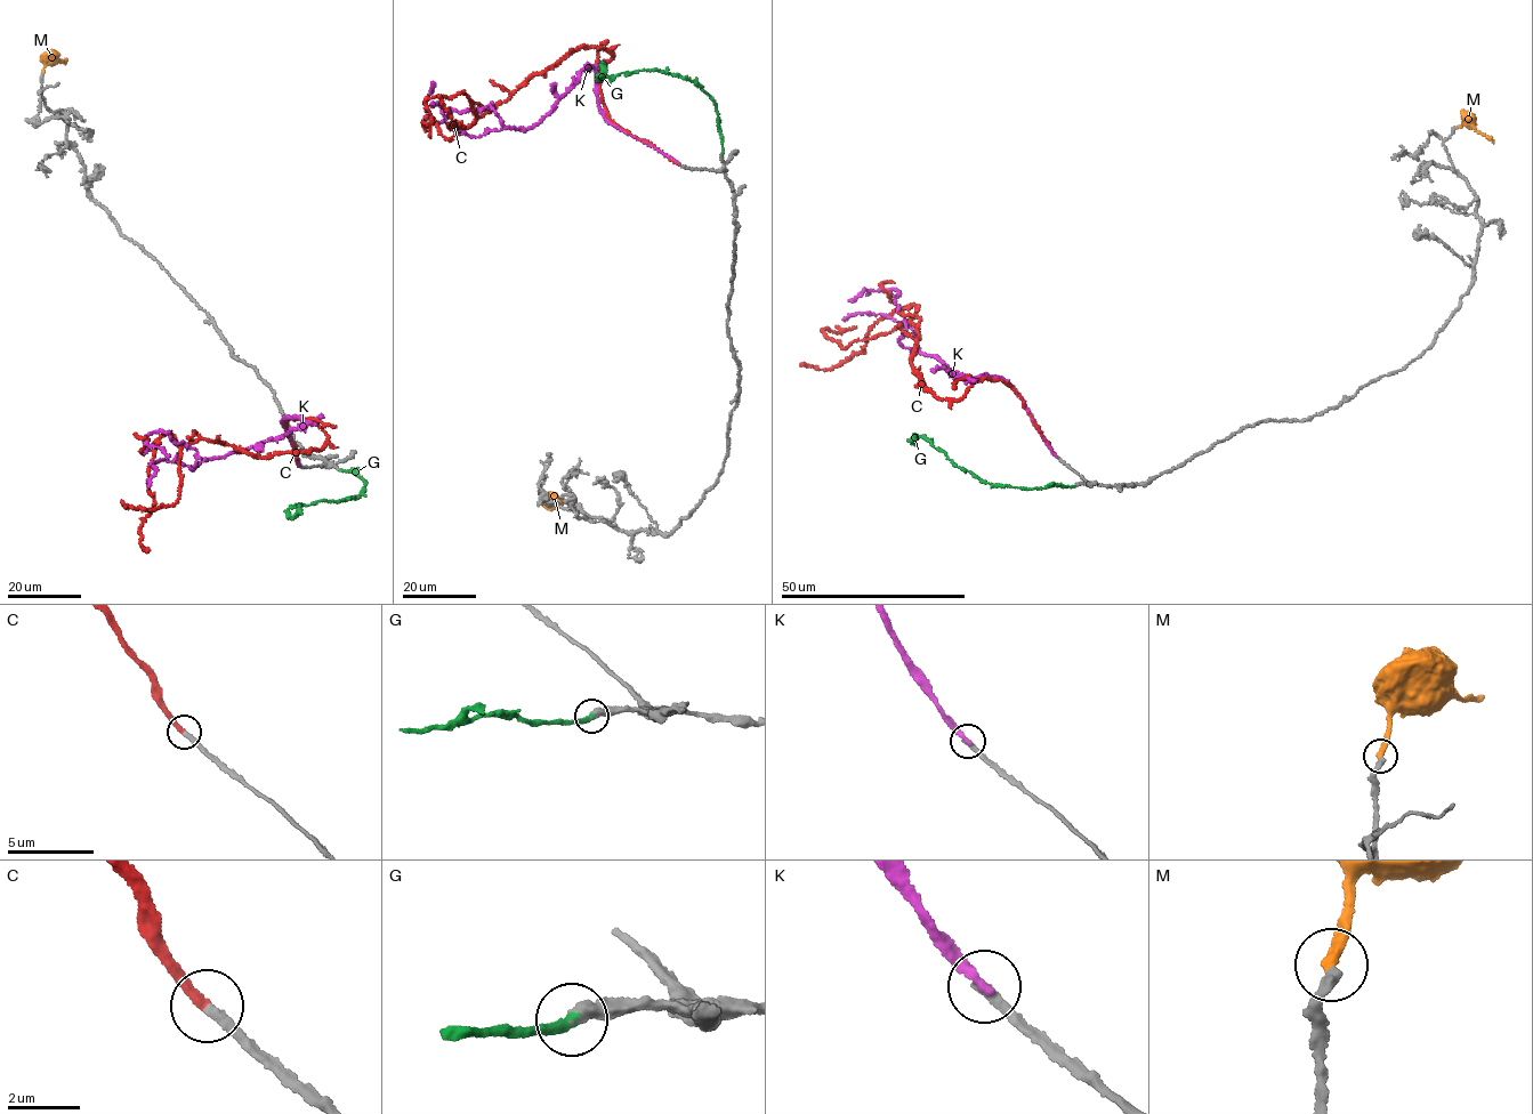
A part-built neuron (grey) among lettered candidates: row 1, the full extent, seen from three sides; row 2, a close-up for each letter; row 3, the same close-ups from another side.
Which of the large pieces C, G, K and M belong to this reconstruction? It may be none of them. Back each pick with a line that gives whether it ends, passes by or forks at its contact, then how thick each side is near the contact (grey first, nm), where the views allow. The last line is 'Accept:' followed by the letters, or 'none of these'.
C: it ends | 280/280 nm
G: it ends | 440/320 nm
M: it ends | 320/320 nm
Accept: C, G, M

